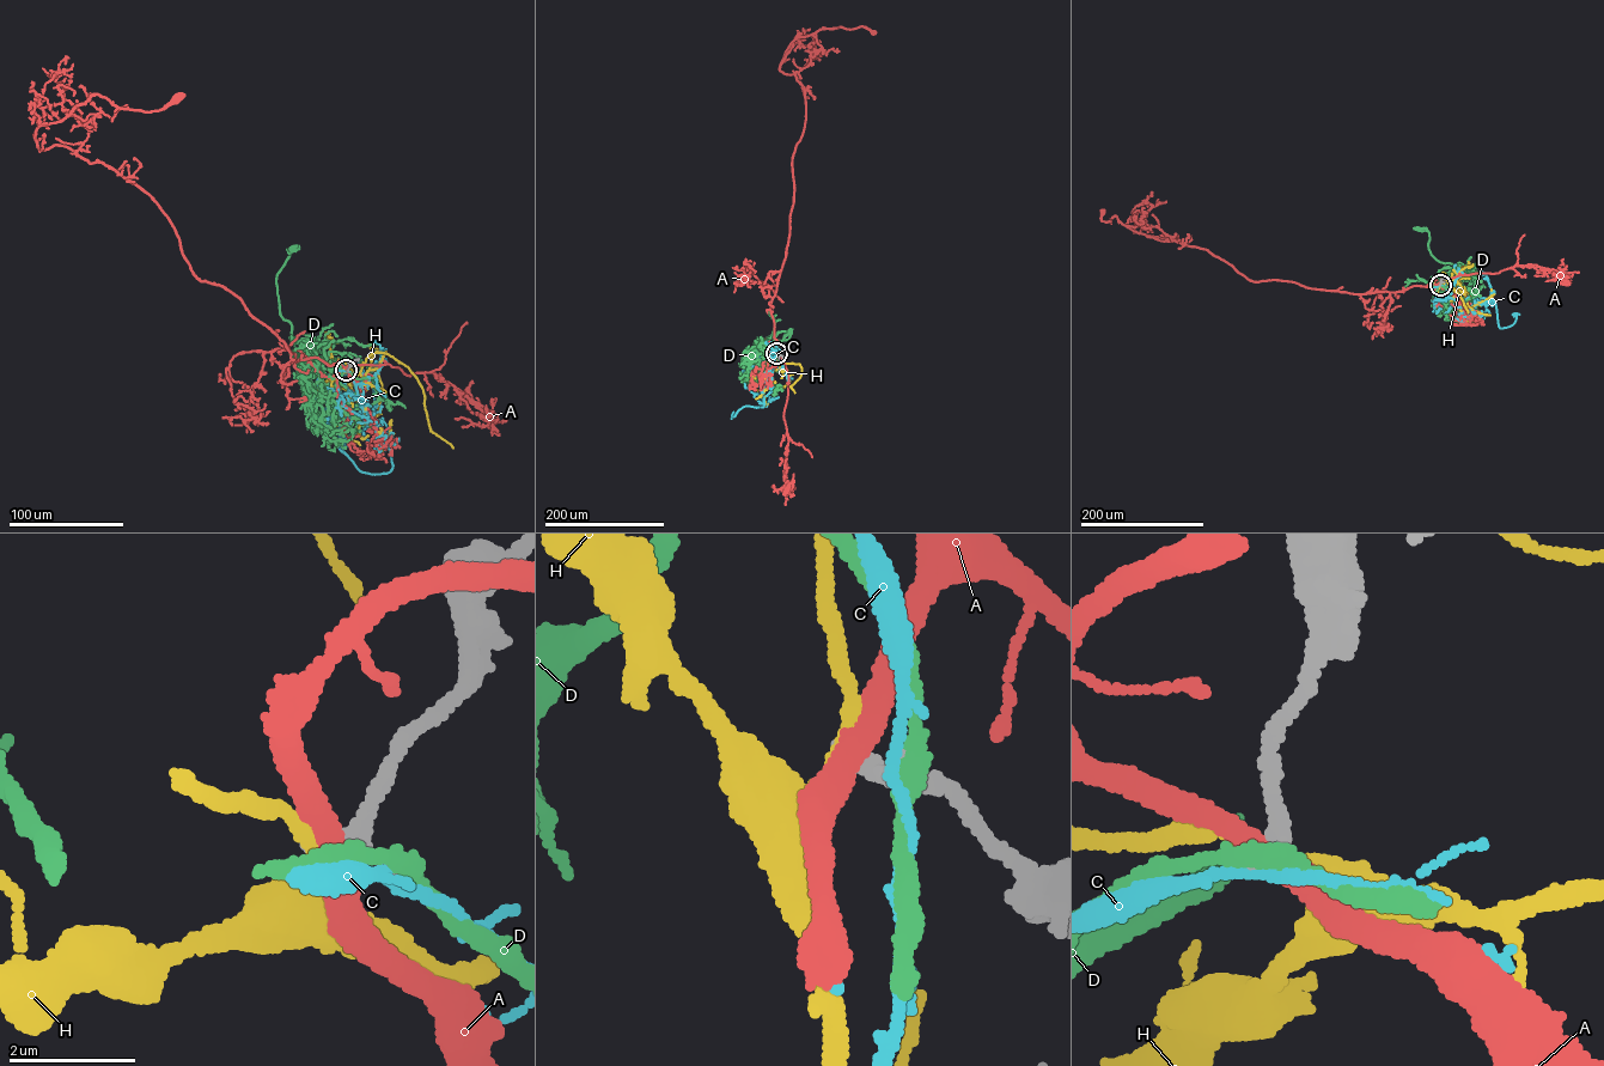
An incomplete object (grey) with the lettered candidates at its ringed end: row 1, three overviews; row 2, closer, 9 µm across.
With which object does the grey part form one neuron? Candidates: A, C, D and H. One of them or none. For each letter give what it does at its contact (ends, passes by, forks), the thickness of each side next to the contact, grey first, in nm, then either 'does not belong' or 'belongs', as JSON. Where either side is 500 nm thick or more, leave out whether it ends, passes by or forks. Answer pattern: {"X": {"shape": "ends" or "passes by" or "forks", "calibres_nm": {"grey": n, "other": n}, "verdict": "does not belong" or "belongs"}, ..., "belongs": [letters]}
{"A": {"shape": "passes by", "calibres_nm": {"grey": 200, "other": 380}, "verdict": "does not belong"}, "C": {"shape": "forks", "calibres_nm": {"grey": 110, "other": 140}, "verdict": "does not belong"}, "D": {"shape": "passes by", "calibres_nm": {"grey": 110, "other": 300}, "verdict": "does not belong"}, "H": {"shape": "passes by", "calibres_nm": {"grey": 190, "other": 200}, "verdict": "does not belong"}, "belongs": []}

